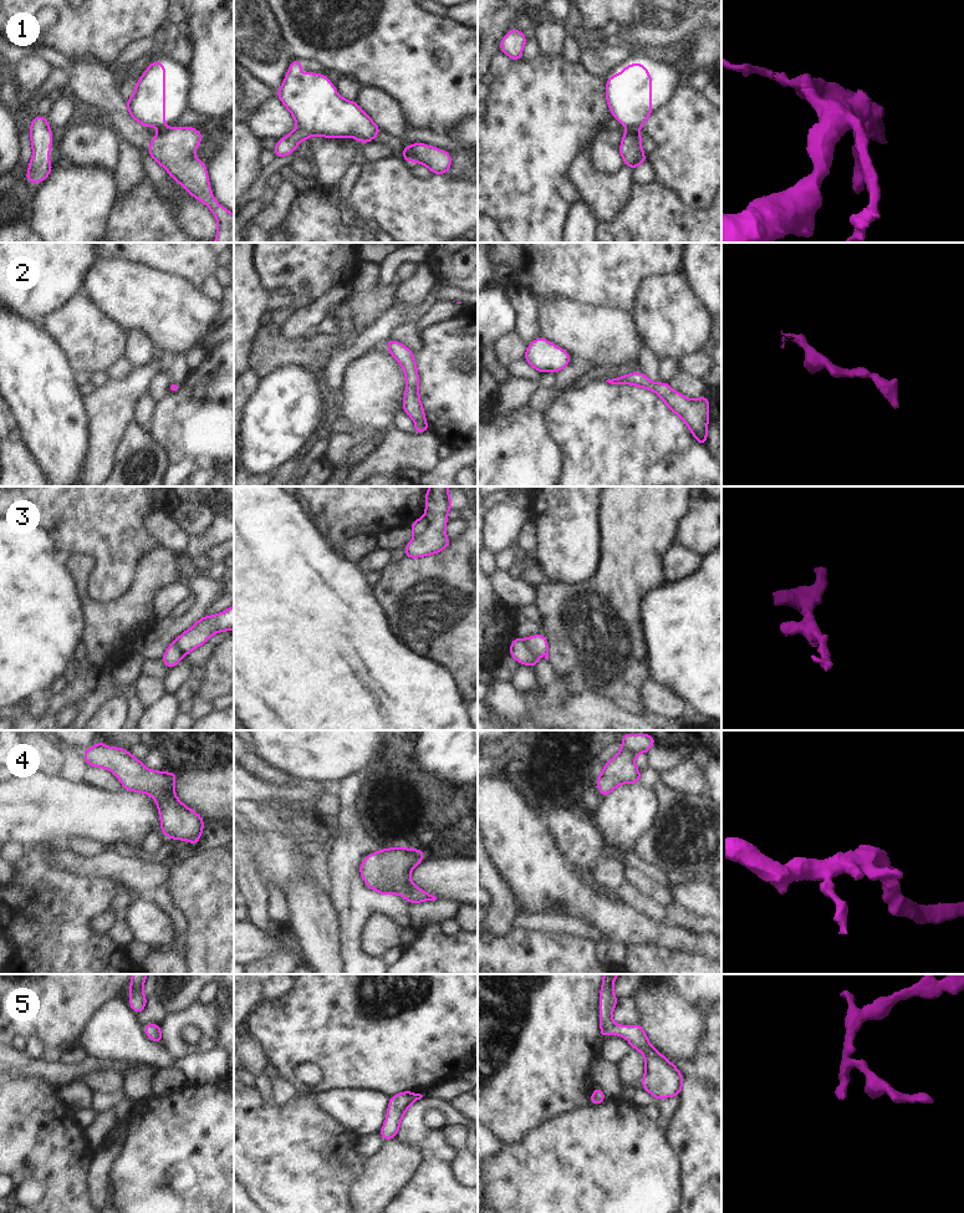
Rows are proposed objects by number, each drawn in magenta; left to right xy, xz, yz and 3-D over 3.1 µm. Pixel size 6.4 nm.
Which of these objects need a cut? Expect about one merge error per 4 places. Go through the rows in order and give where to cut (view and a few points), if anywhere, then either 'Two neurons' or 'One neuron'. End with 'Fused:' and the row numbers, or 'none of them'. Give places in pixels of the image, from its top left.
1: Split along yz (627, 130), (638, 132). Two neurons
2: No split. One neuron
3: No split. One neuron
4: No split. One neuron
5: No split. One neuron
Fused: 1

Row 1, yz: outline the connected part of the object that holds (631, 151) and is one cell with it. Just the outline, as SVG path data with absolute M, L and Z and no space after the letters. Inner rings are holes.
M624 131L619 144L619 154L624 165L632 168L633 170L648 159L642 151L642 136L639 132Z

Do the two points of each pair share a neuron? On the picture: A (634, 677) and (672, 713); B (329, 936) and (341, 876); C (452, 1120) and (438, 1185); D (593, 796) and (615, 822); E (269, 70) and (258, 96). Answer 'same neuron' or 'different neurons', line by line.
A: different neurons
B: different neurons
C: same neuron
D: different neurons
E: different neurons

